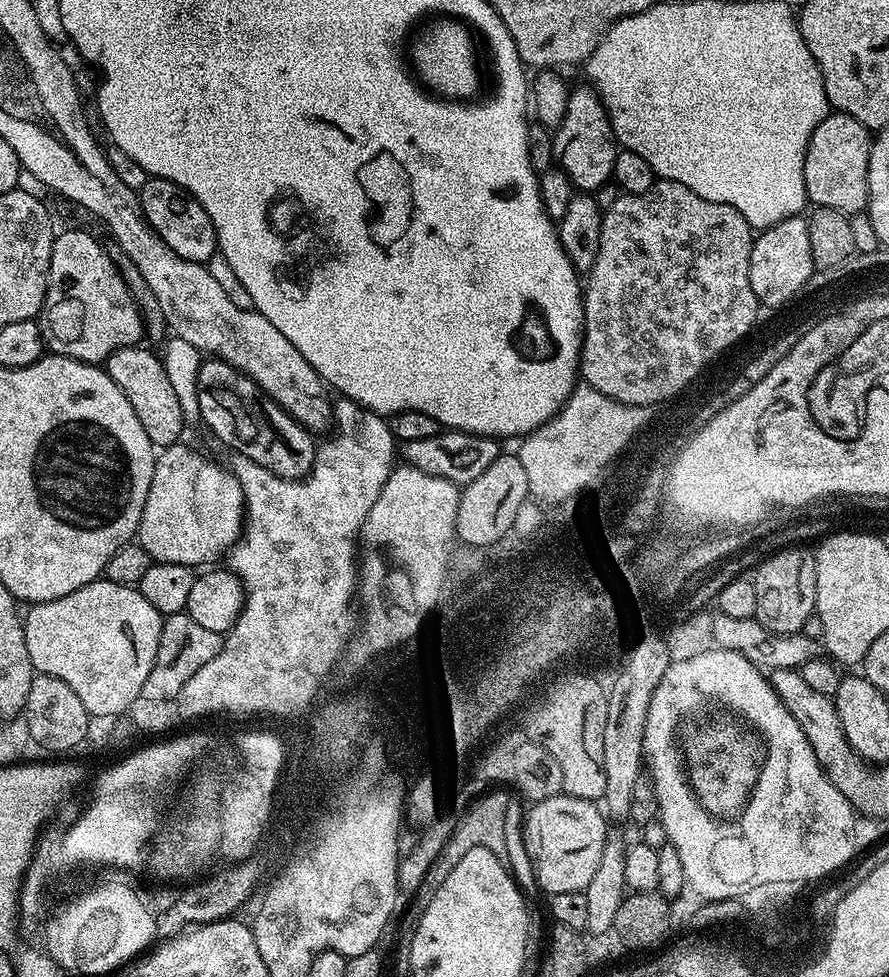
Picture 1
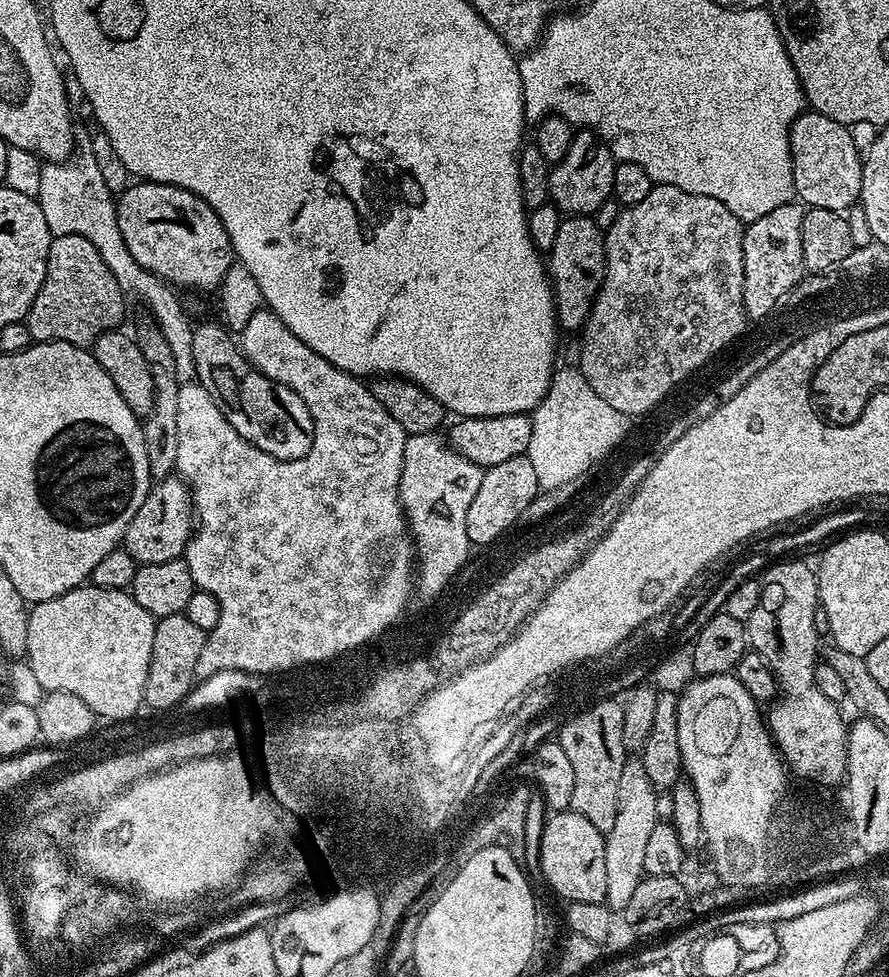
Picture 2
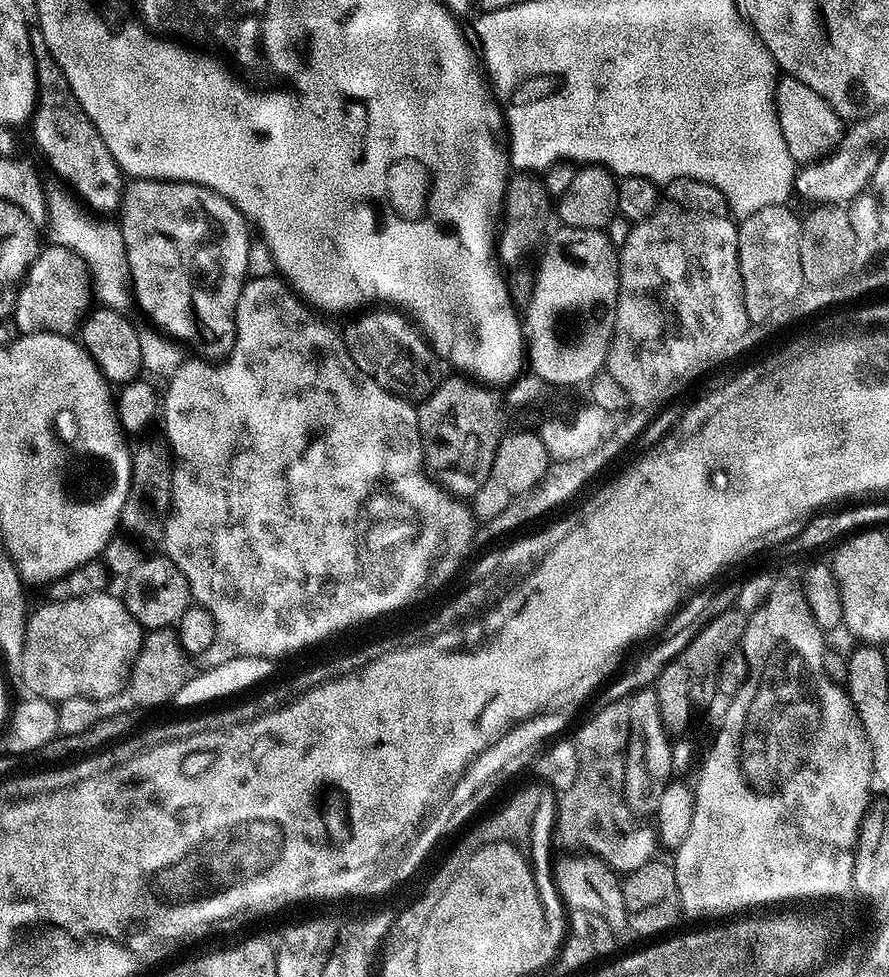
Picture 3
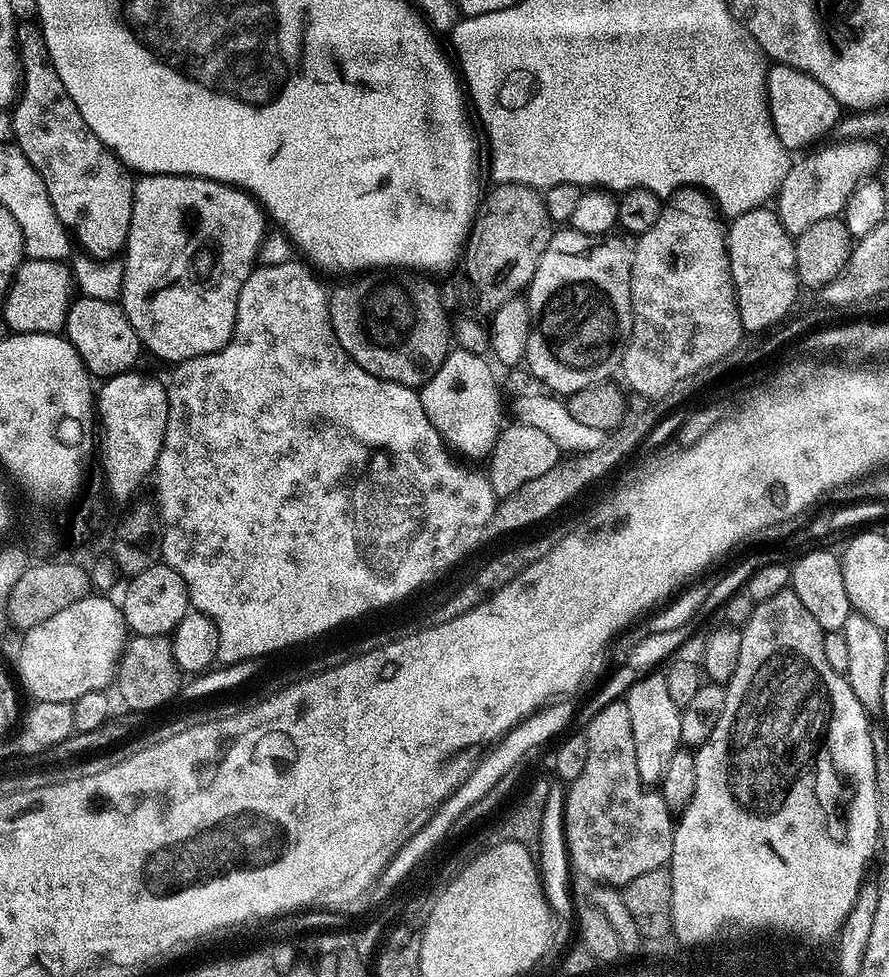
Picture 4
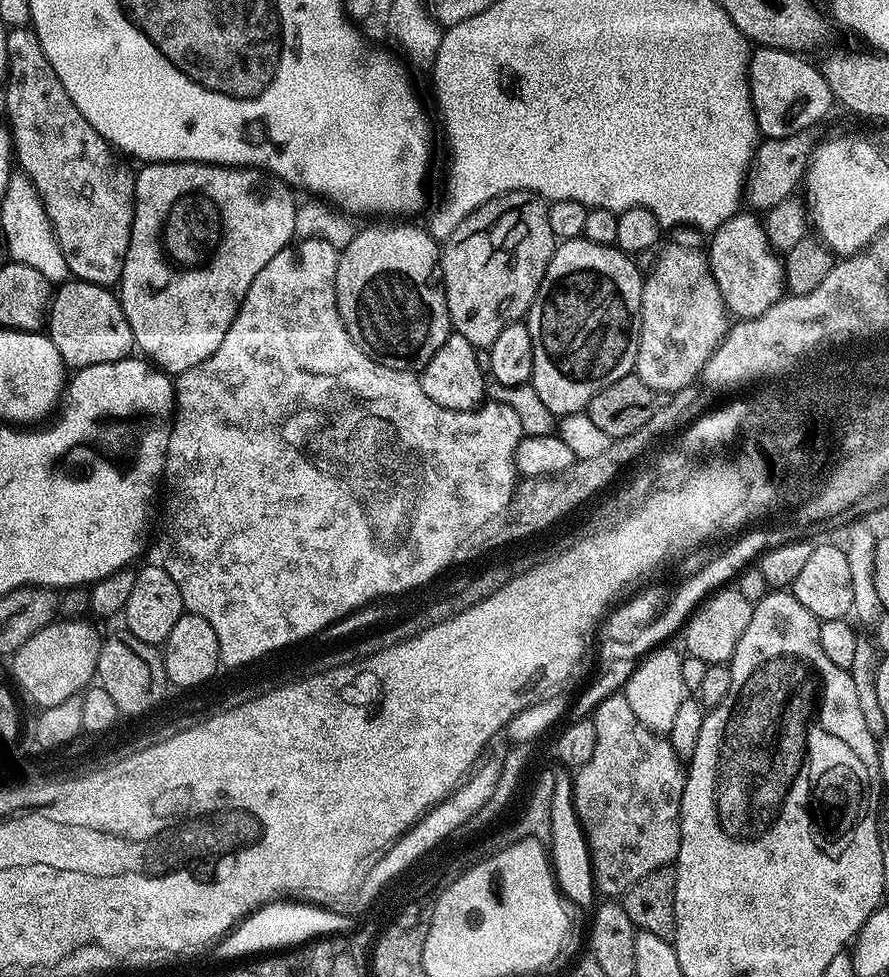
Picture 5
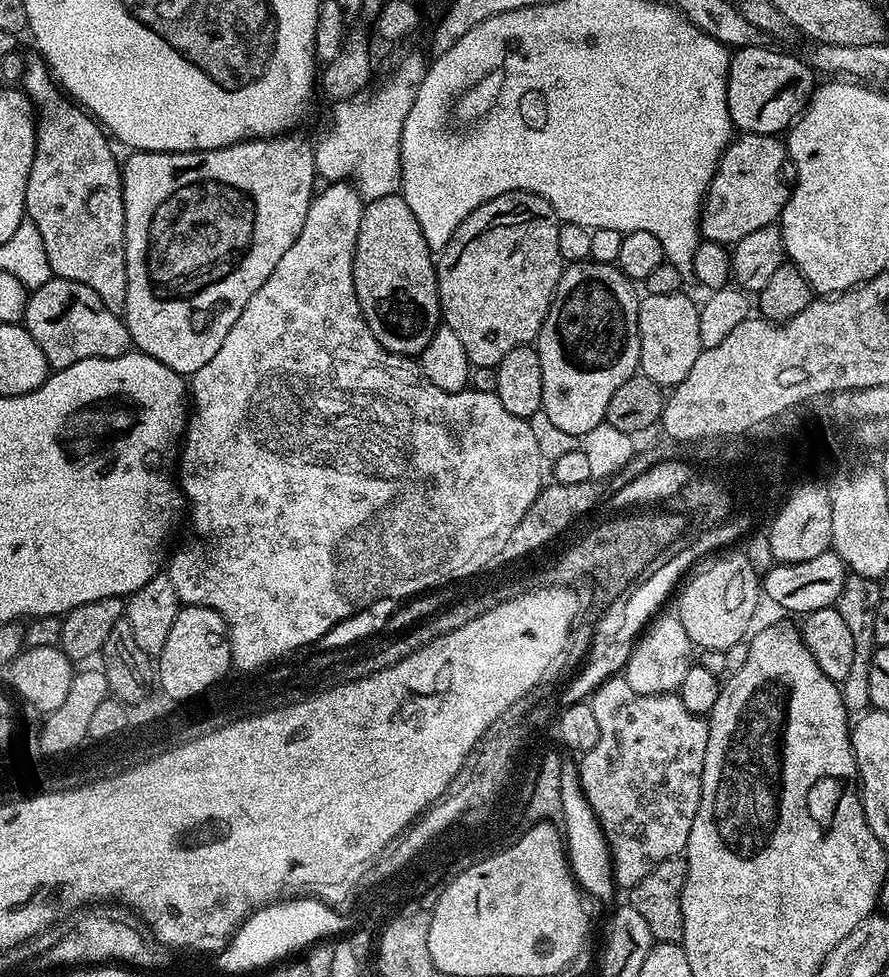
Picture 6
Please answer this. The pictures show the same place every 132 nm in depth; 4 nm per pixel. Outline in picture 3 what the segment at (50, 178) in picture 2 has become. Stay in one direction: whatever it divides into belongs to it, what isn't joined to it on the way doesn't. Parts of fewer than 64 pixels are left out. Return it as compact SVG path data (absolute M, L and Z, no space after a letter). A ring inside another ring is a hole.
M50 188L47 191L46 223L48 222L51 230L49 241L72 249L83 258L92 275L95 299L103 307L125 313L129 311L130 304L133 305L134 294L131 290L129 258L126 257L125 243L119 225L115 221L96 218L95 213L87 214L82 208L84 206L81 201L73 193L68 190L67 192L60 188Z

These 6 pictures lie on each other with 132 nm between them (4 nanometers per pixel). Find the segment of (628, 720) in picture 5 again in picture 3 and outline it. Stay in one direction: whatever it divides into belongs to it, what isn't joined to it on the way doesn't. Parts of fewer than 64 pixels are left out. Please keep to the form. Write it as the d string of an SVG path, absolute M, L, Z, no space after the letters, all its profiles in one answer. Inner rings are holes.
M623 703L611 704L606 706L602 711L589 715L579 726L577 730L576 749L578 750L578 778L574 778L574 786L570 786L570 790L559 793L558 803L556 806L556 822L555 835L564 844L570 844L571 849L583 850L585 853L597 856L599 860L604 861L613 872L617 874L627 874L638 870L638 866L642 866L646 861L653 859L658 852L658 841L651 831L648 832L631 832L628 828L616 828L616 819L620 816L620 808L625 807L624 803L624 751L628 749L628 721L626 719L626 708Z

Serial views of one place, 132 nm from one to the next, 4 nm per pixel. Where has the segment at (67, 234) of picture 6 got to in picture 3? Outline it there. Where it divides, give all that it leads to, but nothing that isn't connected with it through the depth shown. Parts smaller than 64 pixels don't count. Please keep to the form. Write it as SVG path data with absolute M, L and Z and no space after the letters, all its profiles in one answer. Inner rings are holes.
M33 27L28 37L36 67L36 111L31 118L30 129L41 154L58 175L73 184L73 191L83 201L89 200L93 204L93 209L115 209L126 183L120 167L110 154L102 134L98 134L94 122L90 122L78 98L70 90L70 82L66 82L62 66L58 66L54 54L50 54L50 46L46 46L40 27Z

